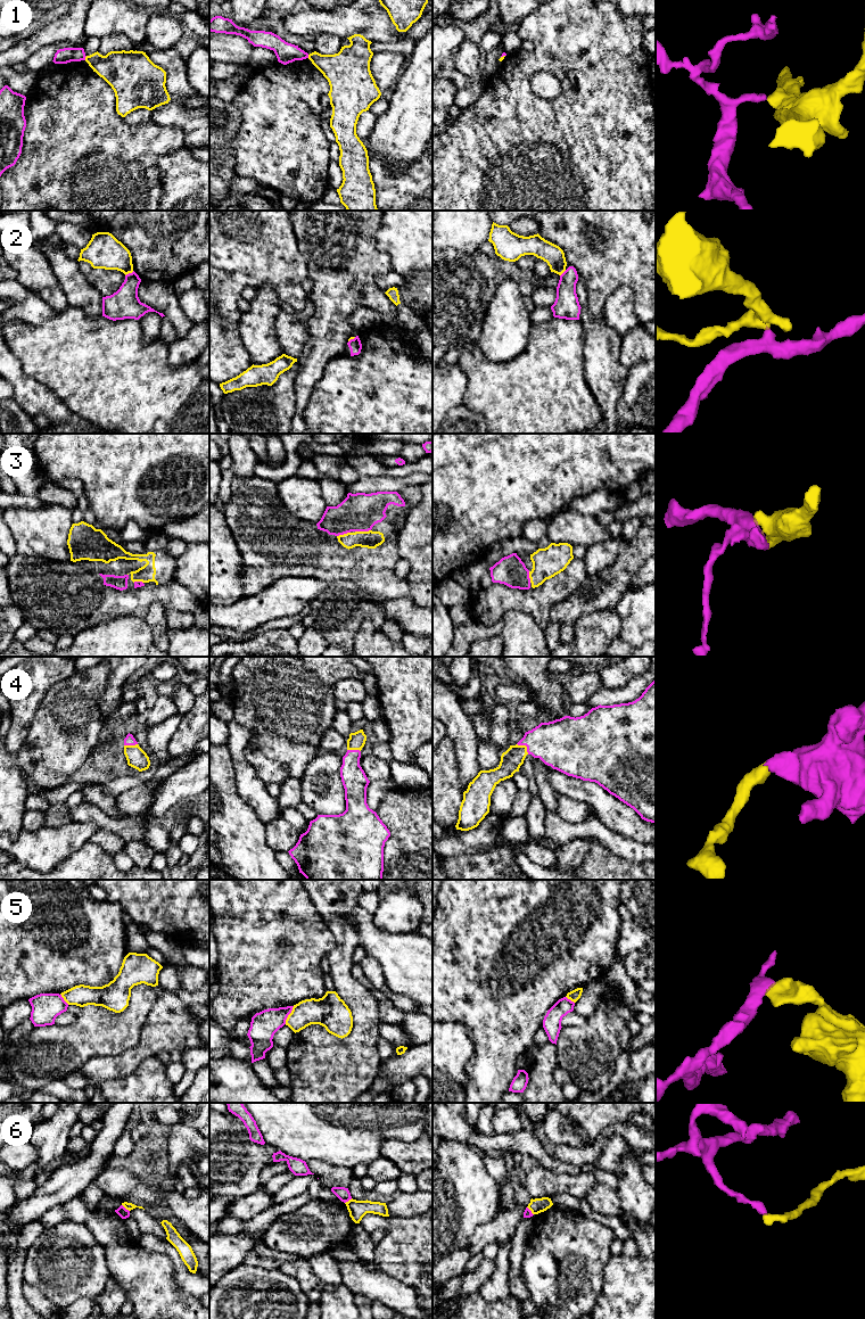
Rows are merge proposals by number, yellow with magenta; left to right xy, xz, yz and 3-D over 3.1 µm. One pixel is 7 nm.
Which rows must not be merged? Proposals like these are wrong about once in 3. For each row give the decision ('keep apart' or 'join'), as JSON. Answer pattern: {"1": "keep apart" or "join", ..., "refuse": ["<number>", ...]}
{"1": "keep apart", "2": "keep apart", "3": "join", "4": "join", "5": "keep apart", "6": "keep apart", "refuse": ["1", "2", "5", "6"]}

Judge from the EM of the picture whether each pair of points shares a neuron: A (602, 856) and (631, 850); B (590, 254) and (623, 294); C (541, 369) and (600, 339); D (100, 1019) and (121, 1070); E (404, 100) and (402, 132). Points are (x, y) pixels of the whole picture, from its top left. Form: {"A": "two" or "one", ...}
{"A": "two", "B": "two", "C": "two", "D": "two", "E": "one"}

